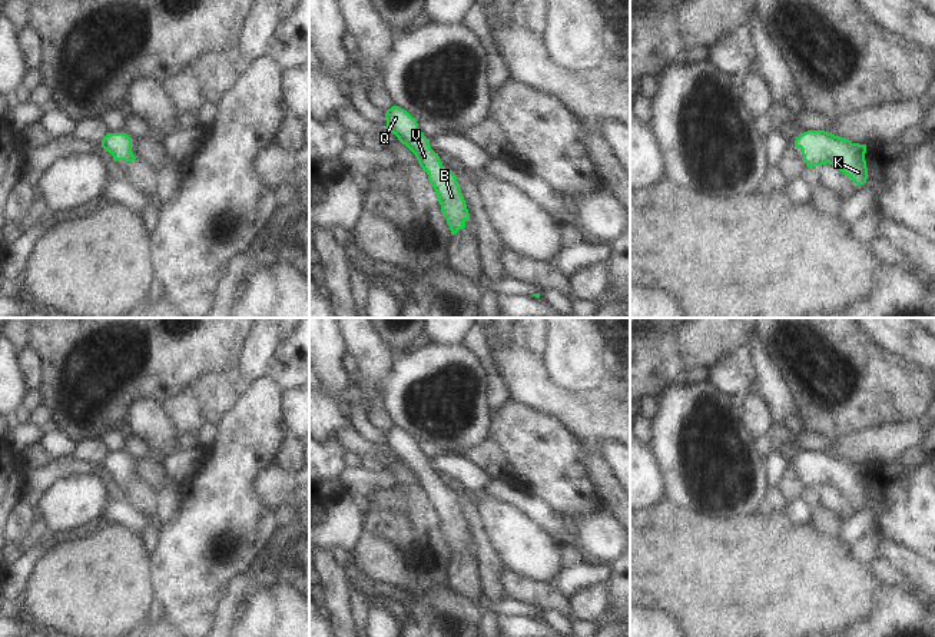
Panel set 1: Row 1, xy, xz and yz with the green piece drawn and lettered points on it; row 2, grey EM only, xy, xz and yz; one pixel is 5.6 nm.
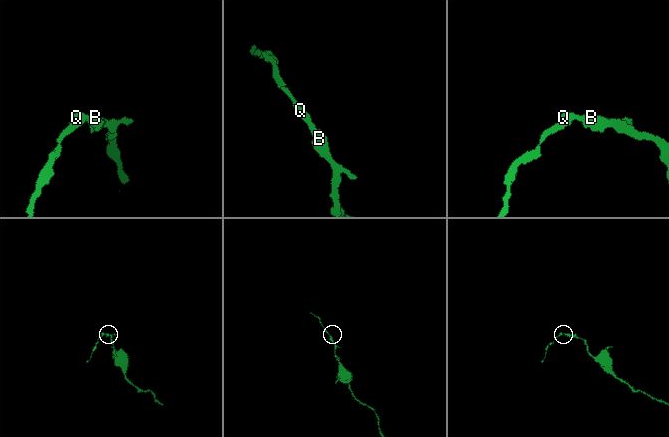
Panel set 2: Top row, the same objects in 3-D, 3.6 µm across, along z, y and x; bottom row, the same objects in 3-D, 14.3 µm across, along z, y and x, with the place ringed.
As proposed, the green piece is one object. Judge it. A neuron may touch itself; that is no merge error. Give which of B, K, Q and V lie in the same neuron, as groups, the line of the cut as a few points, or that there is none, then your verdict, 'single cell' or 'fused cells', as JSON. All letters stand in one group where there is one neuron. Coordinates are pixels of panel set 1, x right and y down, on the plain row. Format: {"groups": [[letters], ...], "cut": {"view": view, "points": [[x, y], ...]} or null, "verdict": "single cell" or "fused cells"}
{"groups": [["B", "K", "Q", "V"]], "cut": null, "verdict": "single cell"}

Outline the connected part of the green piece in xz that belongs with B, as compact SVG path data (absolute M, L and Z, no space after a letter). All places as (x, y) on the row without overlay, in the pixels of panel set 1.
M392 427L385 434L387 449L394 454L398 461L405 465L417 478L420 487L428 494L442 537L447 540L451 555L465 548L470 534L452 491L444 491L438 474L430 467L430 459L420 451L417 439L407 431Z

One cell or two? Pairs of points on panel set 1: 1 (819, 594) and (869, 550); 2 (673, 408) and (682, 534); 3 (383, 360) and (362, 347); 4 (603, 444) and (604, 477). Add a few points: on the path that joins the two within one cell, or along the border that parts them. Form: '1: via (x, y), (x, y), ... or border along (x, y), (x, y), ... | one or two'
1: border along (848, 546), (849, 554), (854, 558), (868, 564) | two
2: border along (665, 497), (680, 507), (698, 510), (713, 517) | two
3: via (378, 360), (367, 348) | one
4: border along (593, 443), (614, 478) | two

